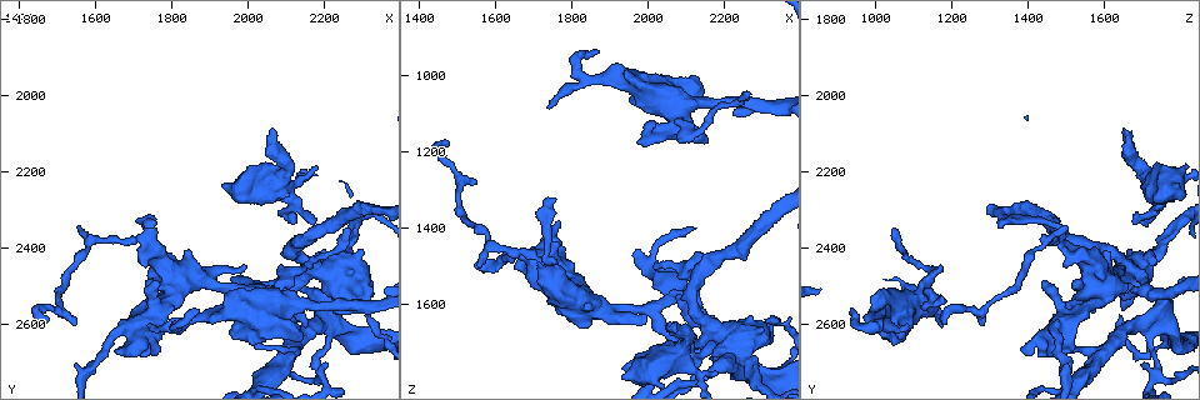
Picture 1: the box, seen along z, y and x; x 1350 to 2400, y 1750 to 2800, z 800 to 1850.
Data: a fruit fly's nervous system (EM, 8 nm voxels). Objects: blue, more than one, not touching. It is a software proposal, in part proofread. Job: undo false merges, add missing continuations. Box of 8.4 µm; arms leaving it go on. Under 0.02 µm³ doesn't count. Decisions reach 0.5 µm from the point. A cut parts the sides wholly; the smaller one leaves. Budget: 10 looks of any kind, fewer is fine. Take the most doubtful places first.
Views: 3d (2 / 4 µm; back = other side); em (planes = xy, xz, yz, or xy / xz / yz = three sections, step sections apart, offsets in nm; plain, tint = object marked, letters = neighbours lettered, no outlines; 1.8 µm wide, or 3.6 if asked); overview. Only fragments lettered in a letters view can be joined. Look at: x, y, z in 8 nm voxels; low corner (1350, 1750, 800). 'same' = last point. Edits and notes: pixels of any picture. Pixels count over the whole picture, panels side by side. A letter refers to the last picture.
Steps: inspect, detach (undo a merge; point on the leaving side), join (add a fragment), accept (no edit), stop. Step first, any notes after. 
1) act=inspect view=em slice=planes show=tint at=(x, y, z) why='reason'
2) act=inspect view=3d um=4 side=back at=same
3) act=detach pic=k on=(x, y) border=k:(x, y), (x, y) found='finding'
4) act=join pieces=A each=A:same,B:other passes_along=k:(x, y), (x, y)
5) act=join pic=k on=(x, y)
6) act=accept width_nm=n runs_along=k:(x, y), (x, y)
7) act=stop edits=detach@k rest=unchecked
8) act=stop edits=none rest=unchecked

act=inspect view=3d um=4 at=(2070, 2085, 1645) why='an open end'

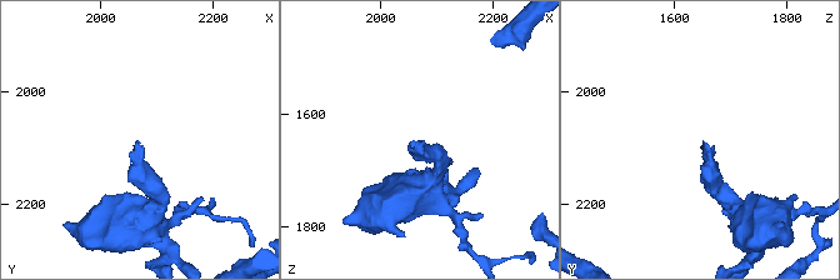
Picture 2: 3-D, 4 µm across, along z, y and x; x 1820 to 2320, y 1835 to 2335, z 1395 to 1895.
act=inspect view=em slice=xy step=4 show=tint at=(2065, 2085, 1645)

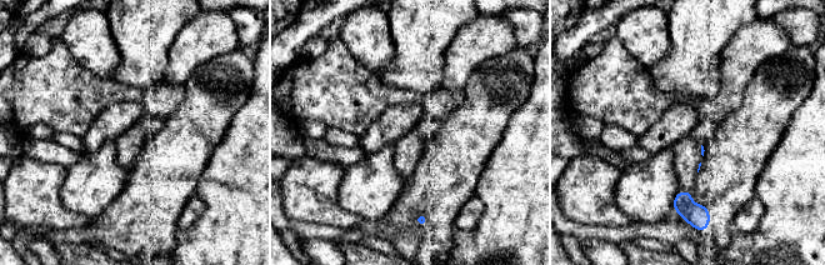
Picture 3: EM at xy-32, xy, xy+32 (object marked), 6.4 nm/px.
act=inspect view=em slice=planes show=letters at=same why='another direction'

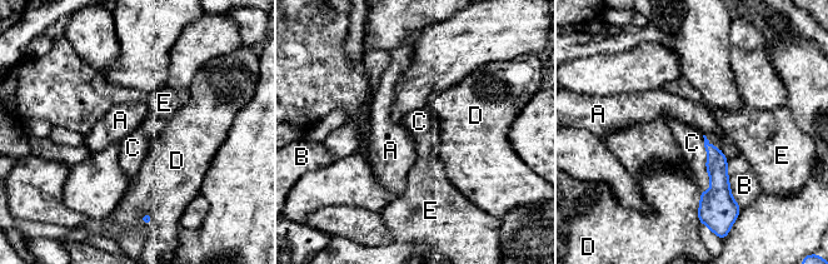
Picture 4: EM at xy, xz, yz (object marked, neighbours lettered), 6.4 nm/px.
act=join pieces=C each=A:other,B:other,C:same,D:other,E:other found='the cell continues'

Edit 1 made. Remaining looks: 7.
act=inspect view=em slice=yz step=8 show=tint at=(2180, 2345, 1700) why='tapers out'

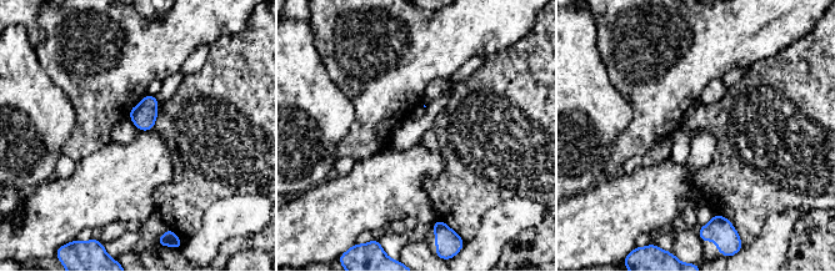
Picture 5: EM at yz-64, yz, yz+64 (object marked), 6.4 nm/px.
act=inspect view=em slice=yz step=8 show=letters at=same why='what lies round it'

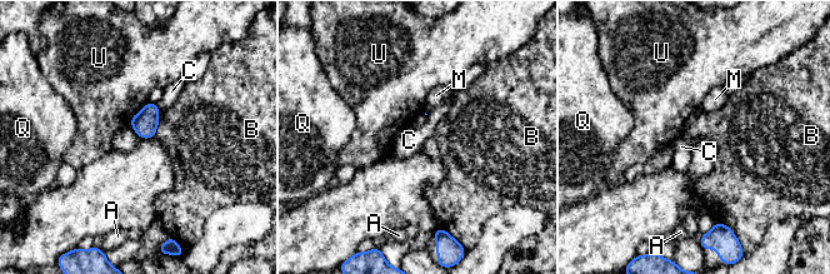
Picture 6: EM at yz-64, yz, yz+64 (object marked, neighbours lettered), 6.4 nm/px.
act=accept width_nm=160 each=A:other,B:other,C:other,M:other,Q:other,U:other border=6:(156, 104), (160, 119) found='none of them fits'

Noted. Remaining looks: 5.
act=inspect view=em slice=xz step=8 show=tint at=(1700, 2610, 1485)

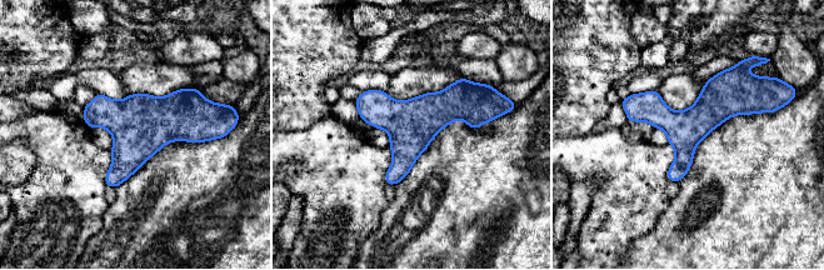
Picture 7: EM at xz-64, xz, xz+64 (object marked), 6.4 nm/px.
act=inspect view=em slice=planes show=letters at=same why='another direction'

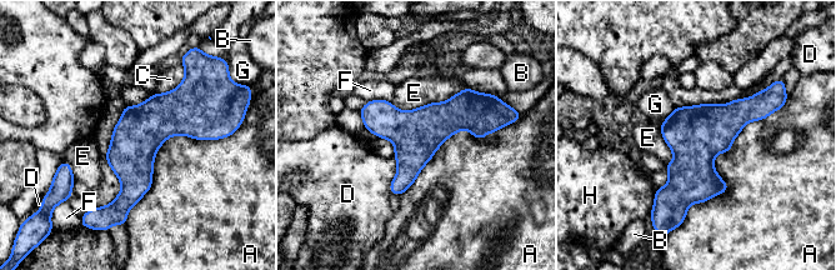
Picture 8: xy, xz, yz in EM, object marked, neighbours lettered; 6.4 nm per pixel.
act=accept longest_contact=A:1000nm each=A:other,B:other,C:other,D:other,E:other,F:other,G:other,H:other runs_along=8:(363, 111), (386, 121), (490, 126) found='one cell here'

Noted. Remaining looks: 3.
act=inspect view=3d um=2 at=(2140, 2570, 1475) why='free end'

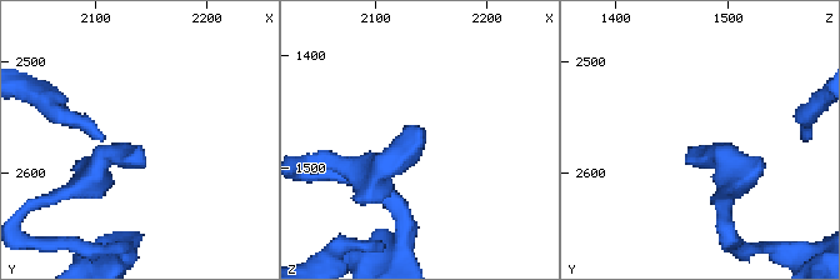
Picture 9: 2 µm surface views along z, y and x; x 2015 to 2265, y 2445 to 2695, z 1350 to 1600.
act=inspect view=em slice=xz step=8 show=letters at=(2138, 2574, 1468)

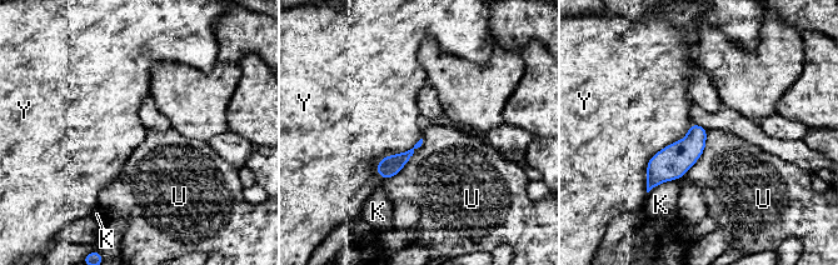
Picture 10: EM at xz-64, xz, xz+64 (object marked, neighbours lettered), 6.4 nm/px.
act=inspect view=em slice=planes show=letters at=same why='cut it another way'

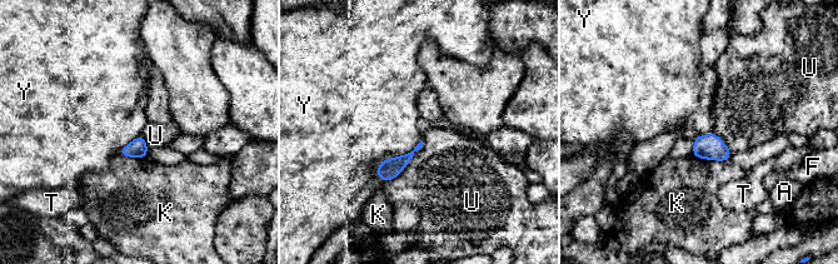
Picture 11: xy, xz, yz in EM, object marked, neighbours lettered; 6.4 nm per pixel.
act=accept each=A:other,F:other,K:other,T:other,U:other,Y:other border=11:(422, 140), (387, 158), (375, 174) found='no lettered fragment goes on from it'

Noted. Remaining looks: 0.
act=stop edits=join@4 rest=unchecked

